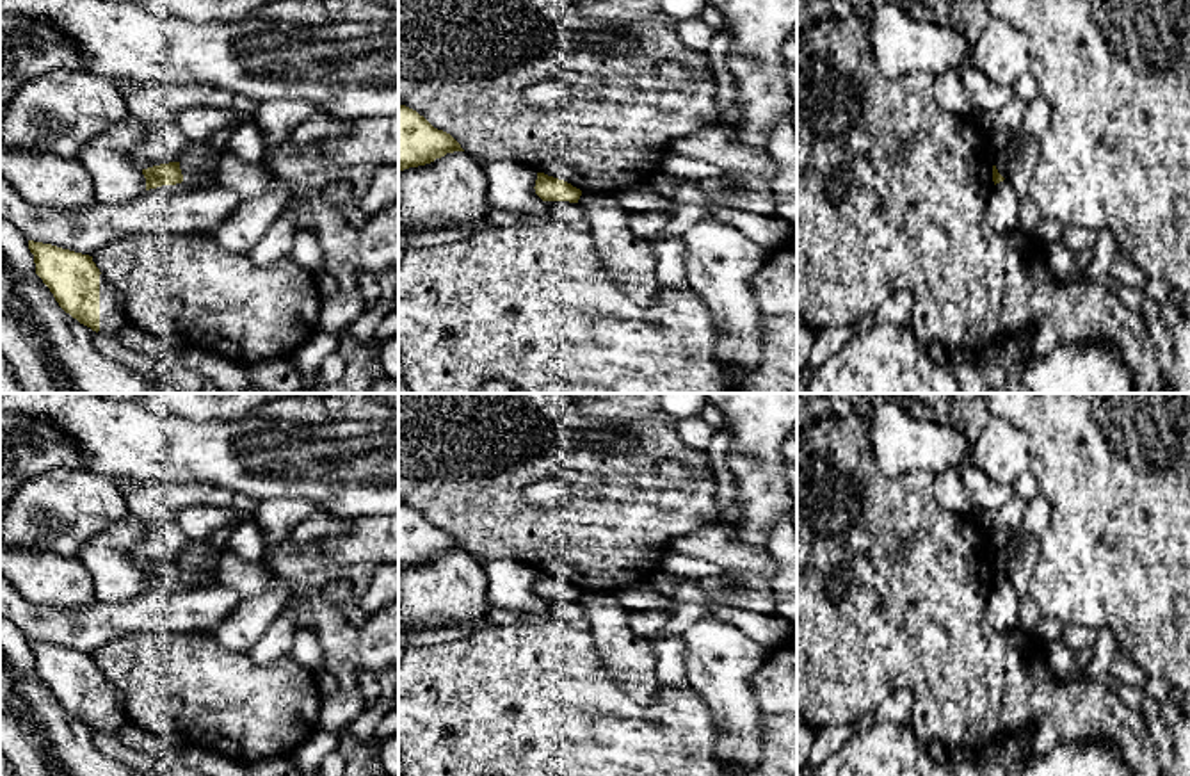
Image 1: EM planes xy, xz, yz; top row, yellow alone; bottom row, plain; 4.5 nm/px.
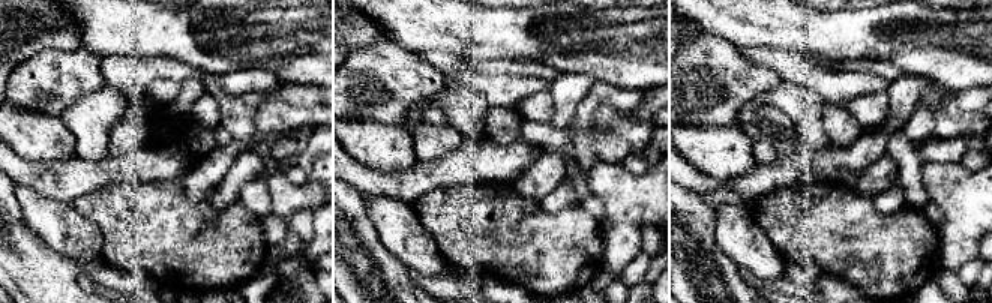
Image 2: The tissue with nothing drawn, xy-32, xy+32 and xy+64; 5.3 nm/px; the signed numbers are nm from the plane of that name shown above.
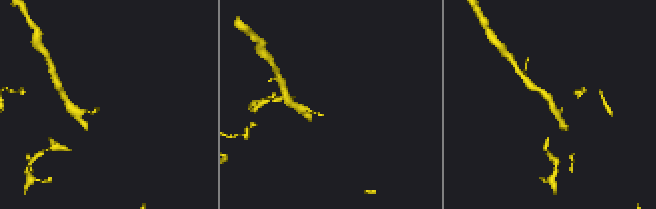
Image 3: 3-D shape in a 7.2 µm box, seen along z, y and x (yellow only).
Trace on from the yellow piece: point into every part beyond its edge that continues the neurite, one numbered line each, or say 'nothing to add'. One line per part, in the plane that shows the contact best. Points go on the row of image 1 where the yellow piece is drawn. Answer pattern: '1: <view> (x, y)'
1: xy (112, 319)

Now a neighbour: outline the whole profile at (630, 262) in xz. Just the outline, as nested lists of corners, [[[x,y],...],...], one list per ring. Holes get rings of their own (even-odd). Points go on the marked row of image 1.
[[[583,190],[578,205],[591,224],[589,233],[608,278],[637,306],[655,303],[662,290],[656,278],[658,256],[651,242],[626,224],[626,214],[617,206],[617,196]]]

